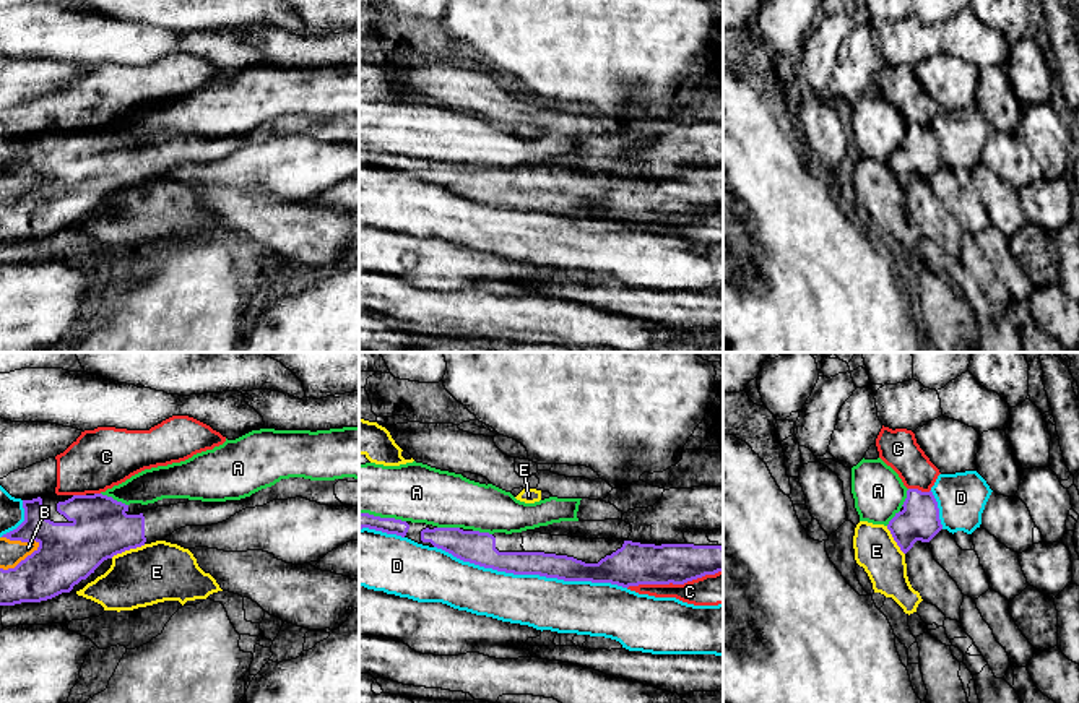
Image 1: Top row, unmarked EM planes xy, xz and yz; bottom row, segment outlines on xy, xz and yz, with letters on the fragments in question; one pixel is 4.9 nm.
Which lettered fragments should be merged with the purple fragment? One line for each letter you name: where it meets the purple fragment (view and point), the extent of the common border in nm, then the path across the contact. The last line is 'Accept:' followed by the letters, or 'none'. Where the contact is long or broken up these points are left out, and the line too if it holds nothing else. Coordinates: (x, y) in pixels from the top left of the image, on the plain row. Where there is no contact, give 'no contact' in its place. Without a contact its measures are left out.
Accept: none

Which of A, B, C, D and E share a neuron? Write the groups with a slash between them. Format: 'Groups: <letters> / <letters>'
Groups: A / B / C / D / E

